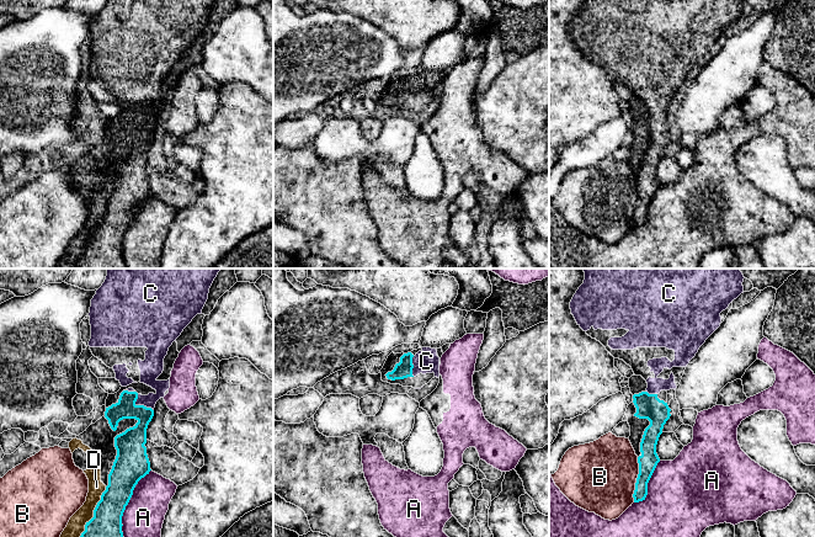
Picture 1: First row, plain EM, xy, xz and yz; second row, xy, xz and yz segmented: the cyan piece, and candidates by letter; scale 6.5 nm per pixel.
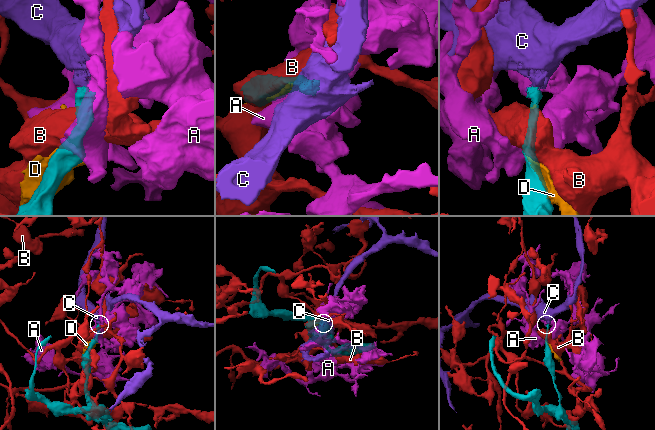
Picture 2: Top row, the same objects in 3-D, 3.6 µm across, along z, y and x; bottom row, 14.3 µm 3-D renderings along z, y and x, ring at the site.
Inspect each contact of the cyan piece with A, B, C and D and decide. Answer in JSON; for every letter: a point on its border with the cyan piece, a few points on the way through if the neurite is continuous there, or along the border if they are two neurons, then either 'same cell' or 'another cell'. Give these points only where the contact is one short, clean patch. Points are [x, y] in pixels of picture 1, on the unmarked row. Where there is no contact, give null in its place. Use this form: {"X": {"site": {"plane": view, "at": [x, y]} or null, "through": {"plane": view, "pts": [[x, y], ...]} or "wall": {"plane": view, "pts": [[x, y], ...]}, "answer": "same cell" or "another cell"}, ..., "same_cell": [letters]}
{"A": {"site": {"plane": "xy", "at": [126, 229]}, "answer": "another cell"}, "B": {"site": {"plane": "yz", "at": [637, 203]}, "answer": "another cell"}, "C": {"site": {"plane": "xy", "at": [140, 129]}, "through": {"plane": "xy", "pts": [[131, 166], [140, 152], [140, 129], [158, 117], [150, 92]]}, "answer": "same cell"}, "D": {"site": {"plane": "xy", "at": [94, 239]}, "answer": "another cell"}, "same_cell": ["C"]}

